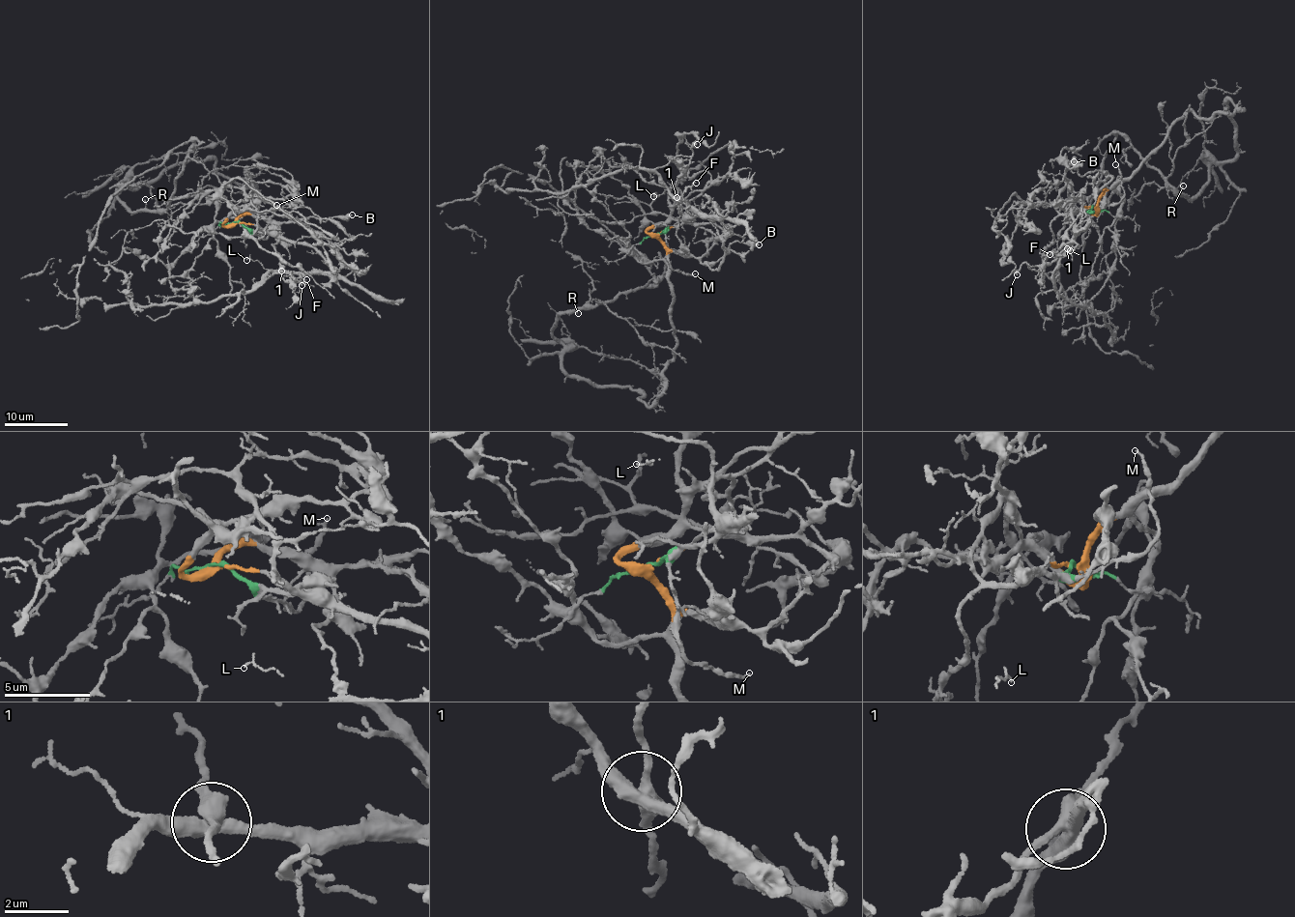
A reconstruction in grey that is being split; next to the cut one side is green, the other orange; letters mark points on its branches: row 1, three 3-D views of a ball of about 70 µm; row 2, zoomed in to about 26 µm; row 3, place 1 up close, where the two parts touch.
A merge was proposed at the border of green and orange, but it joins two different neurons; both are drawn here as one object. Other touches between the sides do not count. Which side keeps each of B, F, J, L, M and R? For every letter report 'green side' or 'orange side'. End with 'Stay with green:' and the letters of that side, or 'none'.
B: orange side
F: green side
J: green side
L: green side
M: green side
R: orange side
Stay with green: F, J, L, M

